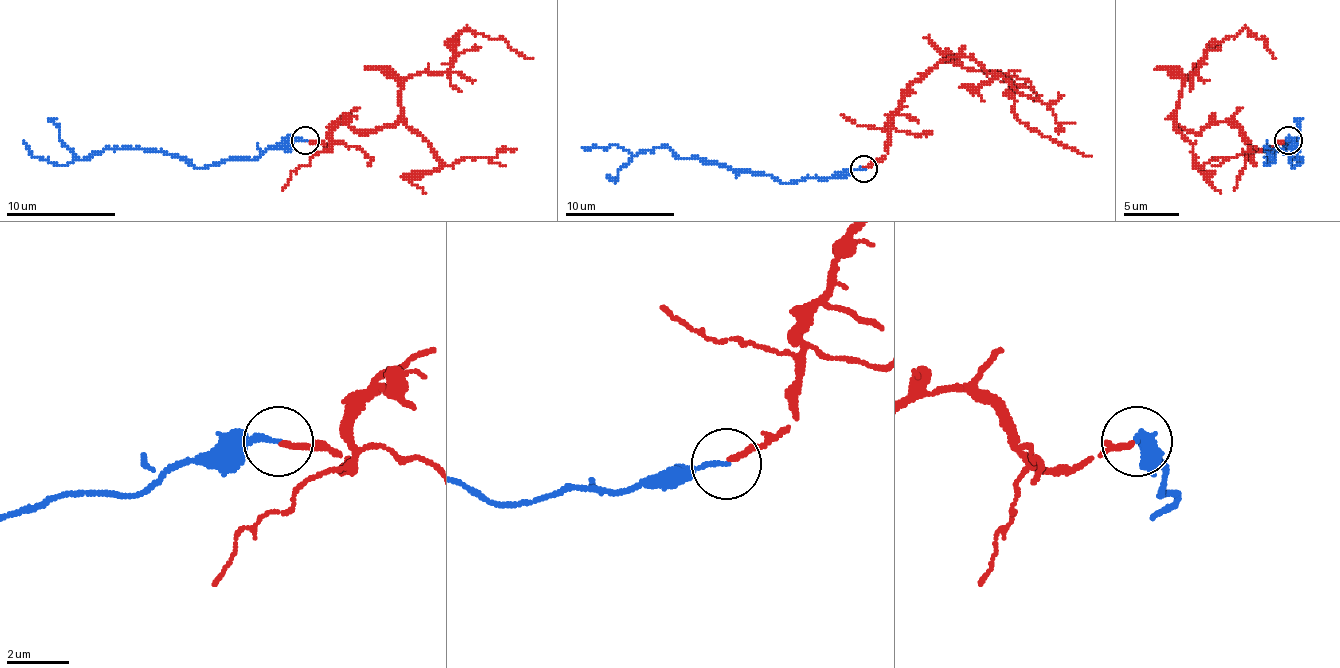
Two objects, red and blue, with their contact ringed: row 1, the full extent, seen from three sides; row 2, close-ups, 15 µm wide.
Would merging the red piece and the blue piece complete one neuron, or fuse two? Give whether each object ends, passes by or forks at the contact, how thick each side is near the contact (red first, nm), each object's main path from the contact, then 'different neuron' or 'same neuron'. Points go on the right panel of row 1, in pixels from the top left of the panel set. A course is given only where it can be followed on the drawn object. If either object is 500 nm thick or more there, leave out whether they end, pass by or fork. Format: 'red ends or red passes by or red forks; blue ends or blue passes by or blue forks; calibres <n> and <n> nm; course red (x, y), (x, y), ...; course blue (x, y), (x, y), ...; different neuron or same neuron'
red ends; blue ends; calibres 170 and 170 nm; course red (1286, 140), (1253, 149), (1237, 127), (1215, 121), (1187, 132), (1176, 124), (1190, 72), (1245, 28), (1275, 58); course blue (1289, 140), (1303, 160), (1294, 168), (1281, 149), (1267, 149), (1275, 160), (1267, 165), (1267, 140); same neuron

